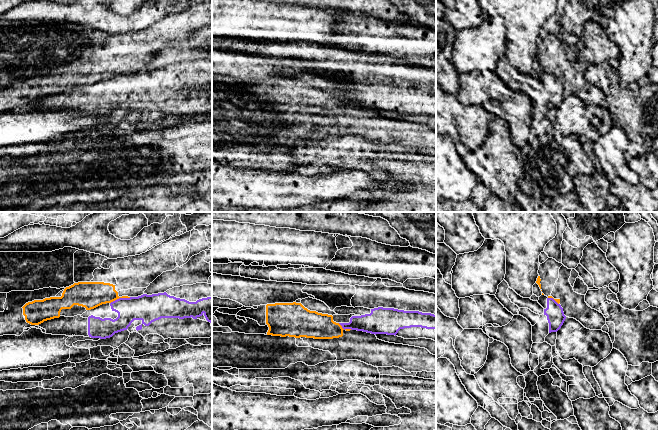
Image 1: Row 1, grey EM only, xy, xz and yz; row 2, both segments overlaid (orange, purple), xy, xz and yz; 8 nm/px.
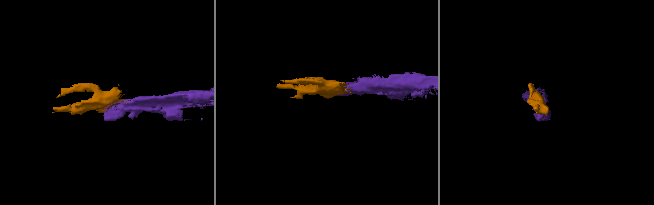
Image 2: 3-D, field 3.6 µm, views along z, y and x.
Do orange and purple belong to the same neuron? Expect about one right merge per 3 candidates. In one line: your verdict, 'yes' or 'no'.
no

